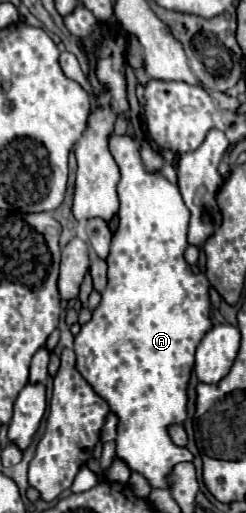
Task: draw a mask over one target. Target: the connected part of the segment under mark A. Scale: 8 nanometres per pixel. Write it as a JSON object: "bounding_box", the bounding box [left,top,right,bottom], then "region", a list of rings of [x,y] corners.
{"bounding_box":[74,134,214,490],"region":[[[112,134],[110,136],[110,152],[120,168],[120,182],[118,182],[118,196],[120,196],[120,222],[118,222],[118,228],[112,236],[112,244],[110,244],[110,254],[106,258],[108,262],[108,286],[106,290],[102,292],[102,302],[100,306],[92,312],[92,318],[90,322],[86,322],[80,332],[74,336],[74,352],[76,352],[76,368],[78,372],[86,378],[86,382],[92,386],[92,390],[104,398],[110,406],[110,410],[118,416],[118,434],[116,434],[116,458],[124,460],[126,466],[132,470],[132,472],[138,472],[142,474],[148,484],[152,488],[164,488],[164,490],[170,490],[172,488],[172,470],[176,464],[180,462],[192,462],[194,456],[190,454],[190,450],[186,448],[178,448],[172,438],[170,438],[170,432],[168,428],[172,424],[184,424],[186,420],[186,404],[188,404],[188,382],[190,382],[190,374],[192,374],[192,368],[194,368],[194,352],[198,348],[198,344],[202,342],[204,334],[214,326],[212,318],[210,318],[210,284],[208,284],[208,278],[202,274],[202,272],[192,272],[190,264],[186,262],[184,258],[184,252],[188,248],[188,242],[186,242],[186,232],[188,232],[188,220],[190,220],[190,210],[186,210],[184,202],[182,202],[182,196],[180,196],[180,190],[176,184],[168,182],[166,176],[162,172],[148,172],[142,158],[140,158],[140,146],[138,142],[124,134],[124,136],[118,136],[118,134]]]}

